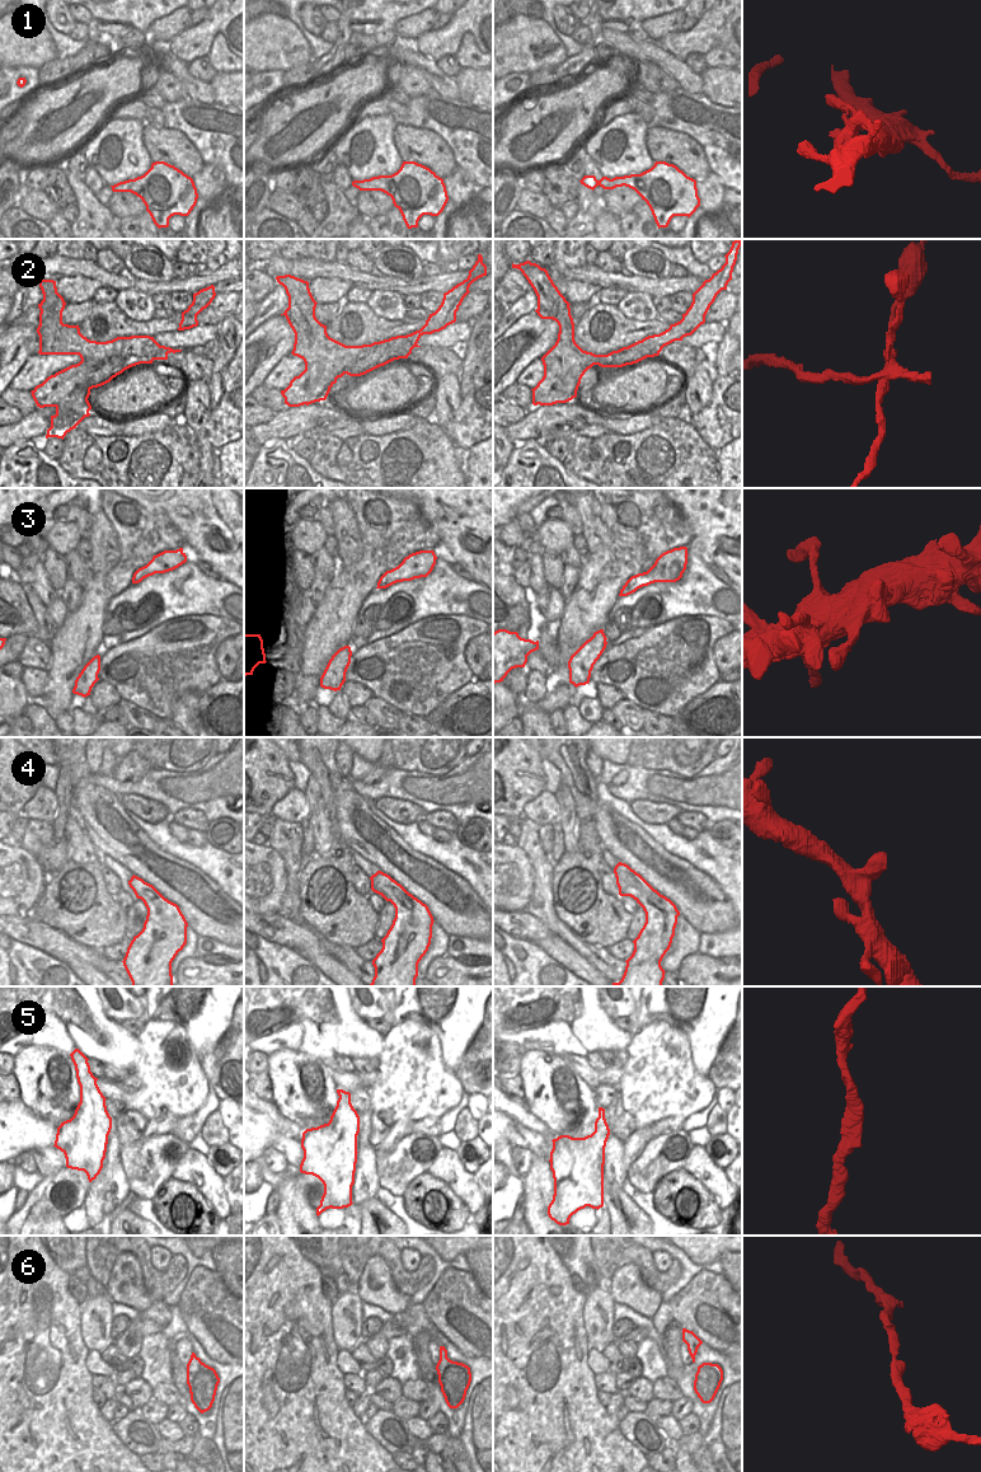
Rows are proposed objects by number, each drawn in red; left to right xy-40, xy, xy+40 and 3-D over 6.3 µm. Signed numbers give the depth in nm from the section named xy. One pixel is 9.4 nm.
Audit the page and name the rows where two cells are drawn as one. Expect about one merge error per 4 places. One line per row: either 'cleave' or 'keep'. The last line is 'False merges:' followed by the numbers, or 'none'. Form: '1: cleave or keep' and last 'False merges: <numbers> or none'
1: keep
2: cleave
3: keep
4: keep
5: keep
6: keep
False merges: 2

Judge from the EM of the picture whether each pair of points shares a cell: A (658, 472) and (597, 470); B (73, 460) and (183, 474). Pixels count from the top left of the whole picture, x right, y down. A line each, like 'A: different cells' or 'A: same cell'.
A: same cell
B: same cell

